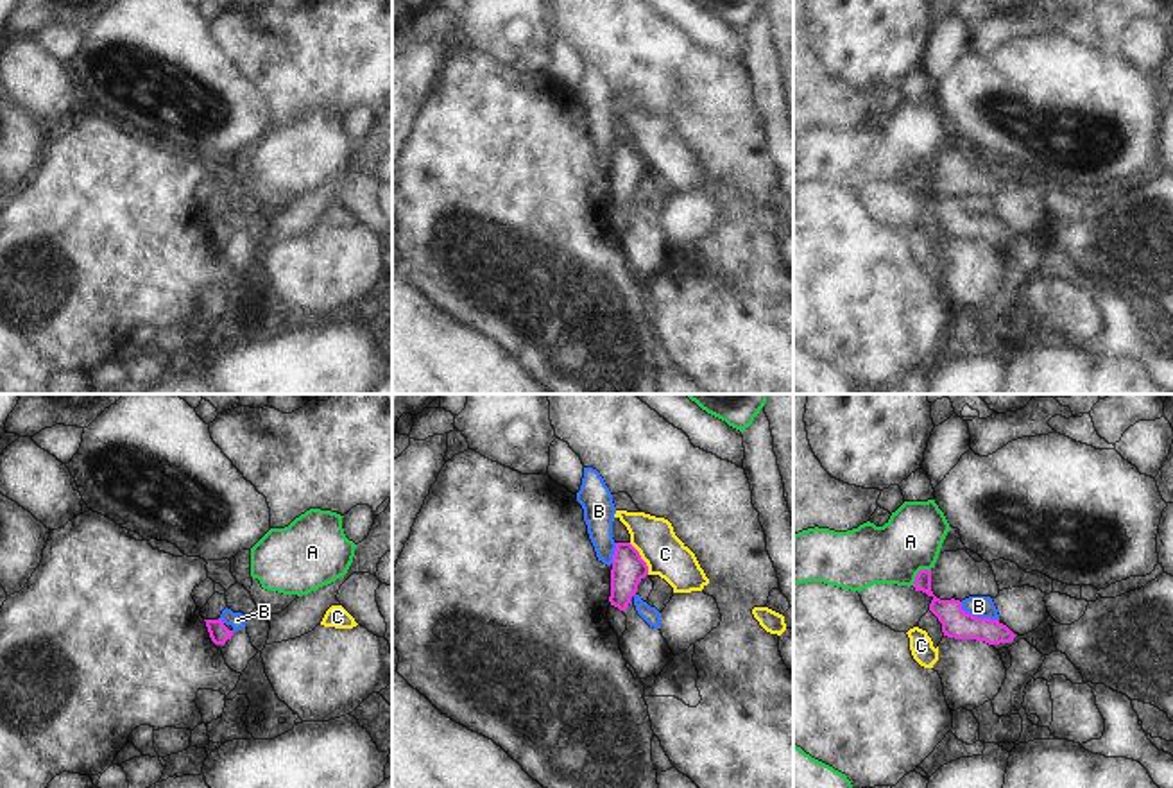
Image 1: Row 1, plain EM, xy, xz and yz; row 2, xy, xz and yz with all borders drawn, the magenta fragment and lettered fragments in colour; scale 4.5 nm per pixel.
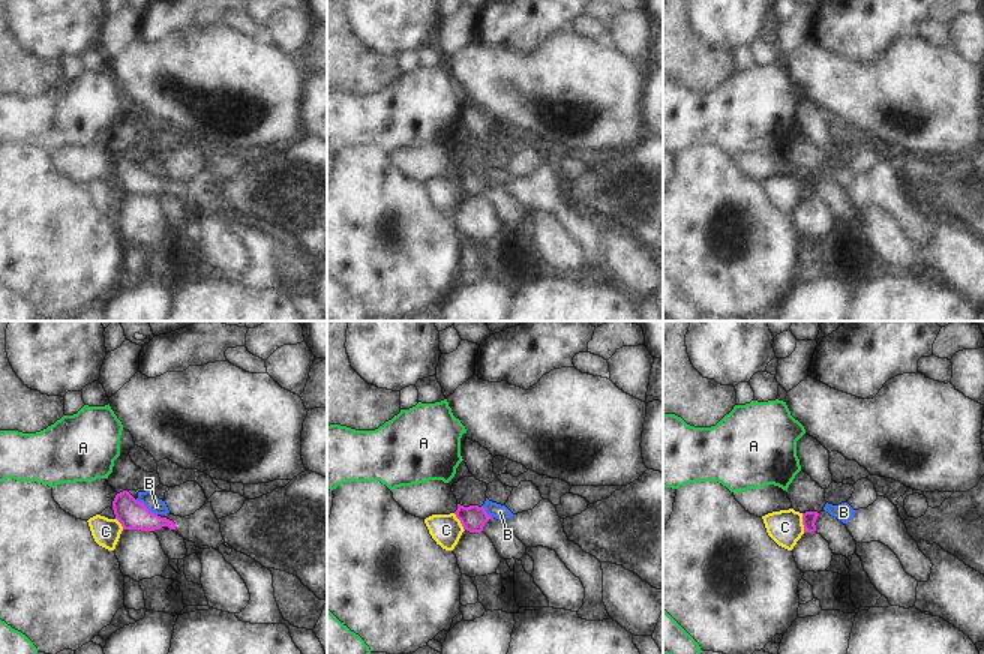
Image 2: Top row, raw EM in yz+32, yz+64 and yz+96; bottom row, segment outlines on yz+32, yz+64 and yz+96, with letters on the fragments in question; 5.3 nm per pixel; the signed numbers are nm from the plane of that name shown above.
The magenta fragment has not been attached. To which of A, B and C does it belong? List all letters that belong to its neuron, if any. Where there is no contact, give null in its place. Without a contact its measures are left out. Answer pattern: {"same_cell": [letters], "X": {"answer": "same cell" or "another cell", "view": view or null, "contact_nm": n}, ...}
{"same_cell": [], "A": {"answer": "another cell", "view": "yz", "contact_nm": 120}, "B": {"answer": "another cell", "view": "yz", "contact_nm": 190}, "C": {"answer": "another cell", "view": "xz", "contact_nm": 170}}

